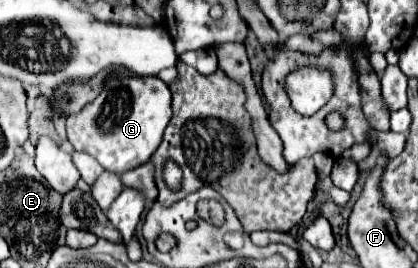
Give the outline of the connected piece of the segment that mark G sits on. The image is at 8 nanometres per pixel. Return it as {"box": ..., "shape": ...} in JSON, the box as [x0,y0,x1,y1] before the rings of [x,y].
{"box":[67,77,171,175],"shape":[[[111,77],[95,101],[67,117],[67,137],[75,151],[93,155],[103,169],[121,175],[149,161],[161,145],[169,119],[171,93],[159,77]]]}

